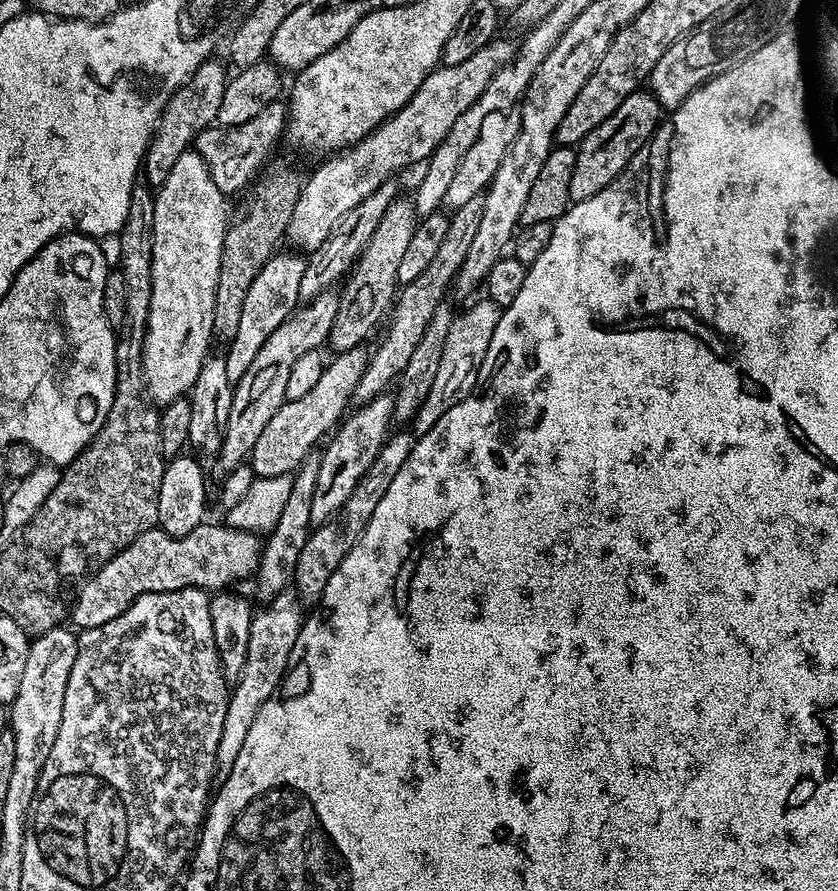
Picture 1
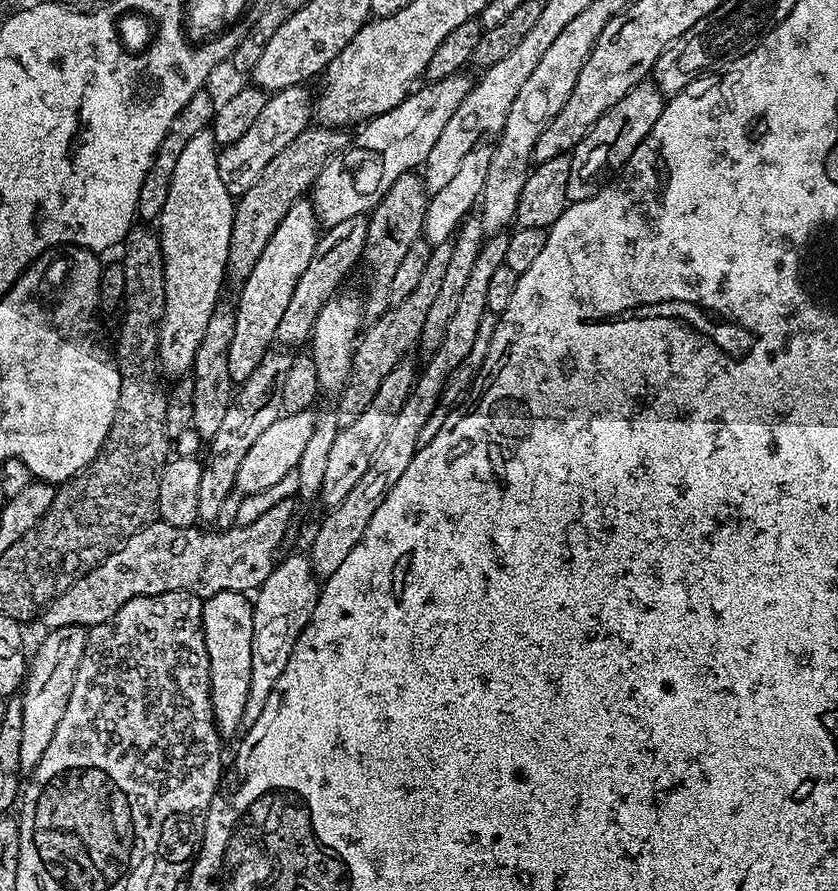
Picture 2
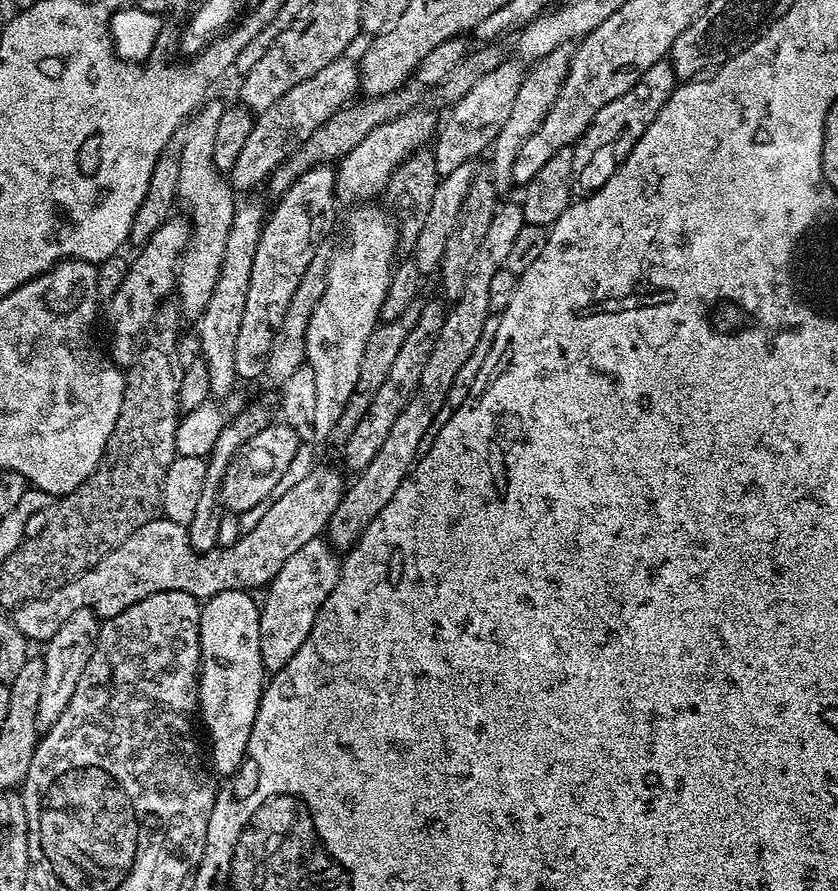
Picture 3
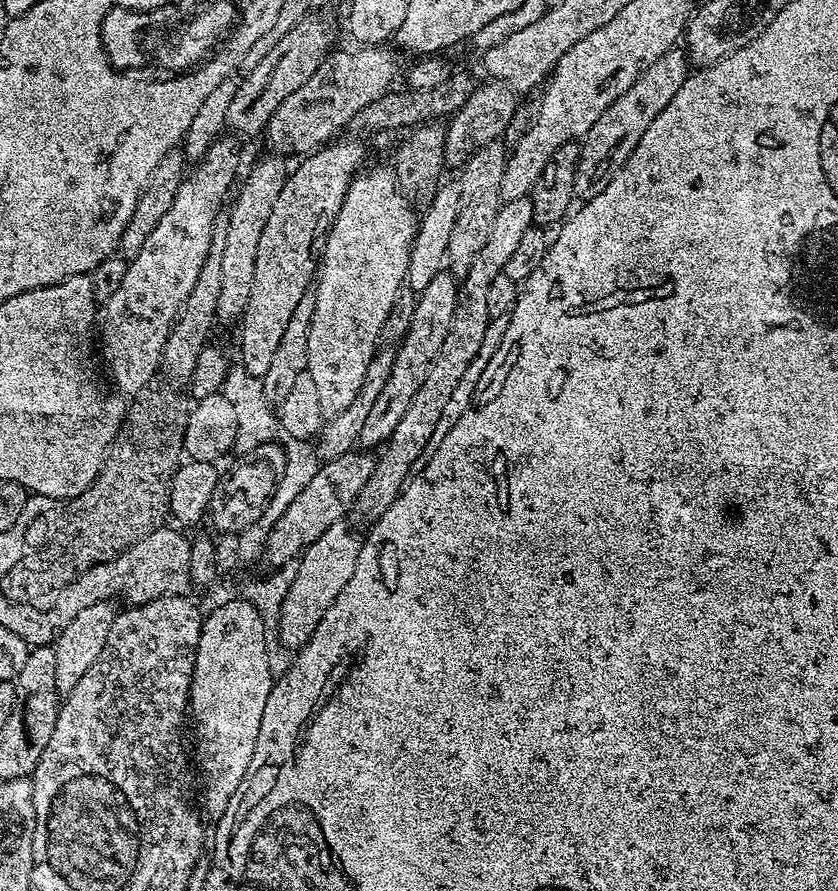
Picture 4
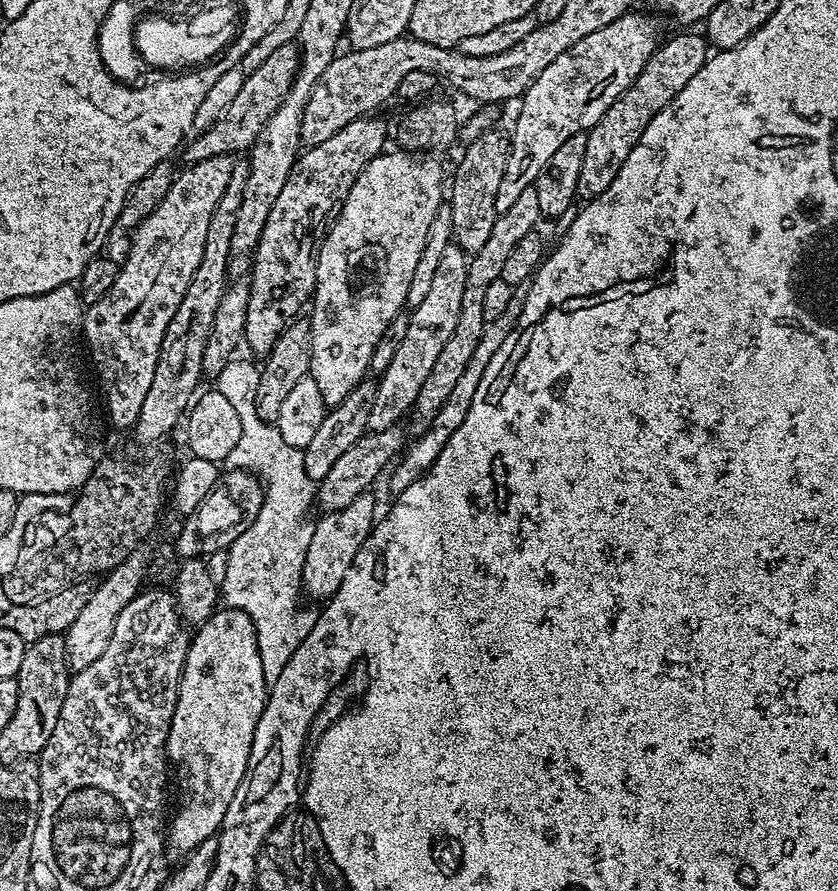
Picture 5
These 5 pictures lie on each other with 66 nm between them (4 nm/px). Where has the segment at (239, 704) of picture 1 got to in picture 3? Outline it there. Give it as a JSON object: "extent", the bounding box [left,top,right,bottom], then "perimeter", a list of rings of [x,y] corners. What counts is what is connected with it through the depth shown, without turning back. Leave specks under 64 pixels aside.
{"extent":[260,538,341,673],"perimeter":[[[317,538],[306,542],[302,550],[290,554],[290,558],[286,558],[286,566],[282,566],[271,584],[267,585],[260,610],[260,645],[265,673],[282,671],[286,662],[298,654],[298,646],[306,642],[316,615],[338,582],[341,563],[341,557],[327,539]]]}

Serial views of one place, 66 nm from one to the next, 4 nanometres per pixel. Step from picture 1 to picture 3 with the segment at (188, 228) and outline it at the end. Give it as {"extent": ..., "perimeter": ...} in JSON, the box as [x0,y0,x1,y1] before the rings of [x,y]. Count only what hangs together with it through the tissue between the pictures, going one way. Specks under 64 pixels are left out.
{"extent":[174,100,238,318],"perimeter":[[[211,100],[201,104],[187,121],[186,146],[182,146],[182,171],[178,174],[176,191],[179,207],[184,207],[183,215],[190,221],[191,228],[188,248],[180,257],[180,266],[176,270],[174,292],[177,297],[180,295],[181,310],[192,318],[199,317],[210,302],[210,294],[214,294],[214,282],[218,282],[222,256],[226,254],[226,236],[238,203],[231,183],[214,166],[214,137],[226,104],[225,101]]]}

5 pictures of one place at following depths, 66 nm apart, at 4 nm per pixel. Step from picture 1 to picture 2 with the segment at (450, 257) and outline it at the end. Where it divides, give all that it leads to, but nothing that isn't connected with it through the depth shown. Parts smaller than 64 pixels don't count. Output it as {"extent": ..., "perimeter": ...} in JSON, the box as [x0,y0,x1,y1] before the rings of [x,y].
{"extent":[334,243,451,428],"perimeter":[[[451,243],[435,245],[430,254],[430,262],[426,262],[426,271],[423,272],[418,286],[414,286],[413,292],[406,294],[406,298],[402,298],[402,302],[392,304],[387,312],[383,312],[378,319],[371,321],[363,329],[362,335],[356,341],[356,350],[352,353],[352,369],[348,375],[348,381],[344,383],[338,393],[340,401],[334,405],[336,423],[340,428],[350,426],[350,422],[354,422],[354,418],[358,418],[358,414],[362,414],[362,410],[366,410],[366,406],[370,406],[370,402],[374,402],[374,394],[378,394],[378,386],[382,386],[382,378],[386,378],[386,374],[390,374],[390,370],[394,370],[398,366],[398,362],[411,353],[408,352],[411,348],[415,349],[419,345],[422,326],[426,326],[426,314],[430,311],[430,306],[434,303],[438,290],[442,287],[442,277],[446,274],[446,264],[450,262],[451,254]]]}

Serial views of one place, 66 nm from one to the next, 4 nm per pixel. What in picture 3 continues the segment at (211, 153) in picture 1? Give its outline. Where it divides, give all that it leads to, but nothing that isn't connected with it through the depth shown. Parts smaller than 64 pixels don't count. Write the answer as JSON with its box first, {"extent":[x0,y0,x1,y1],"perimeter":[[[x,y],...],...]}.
{"extent":[230,58,358,194],"perimeter":[[[341,58],[330,62],[326,70],[318,70],[314,78],[306,78],[306,82],[298,82],[274,106],[259,113],[252,121],[250,138],[246,138],[246,146],[242,146],[242,154],[238,154],[238,162],[234,162],[230,173],[230,183],[237,193],[248,194],[260,183],[267,181],[278,165],[284,163],[289,156],[293,156],[331,116],[345,107],[358,92],[358,68],[348,58]]]}

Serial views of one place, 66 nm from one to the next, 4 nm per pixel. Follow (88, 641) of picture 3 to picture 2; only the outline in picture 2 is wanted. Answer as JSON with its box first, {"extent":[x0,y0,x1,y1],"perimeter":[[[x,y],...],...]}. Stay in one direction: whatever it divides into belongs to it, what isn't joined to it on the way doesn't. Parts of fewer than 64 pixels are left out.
{"extent":[20,624,88,774],"perimeter":[[[71,624],[70,626],[62,626],[61,628],[53,628],[43,633],[44,641],[36,648],[36,653],[31,653],[30,663],[28,666],[28,675],[25,679],[22,689],[22,758],[20,759],[21,773],[31,774],[38,766],[38,762],[42,762],[42,754],[46,754],[46,746],[50,746],[50,738],[54,738],[54,730],[58,730],[58,722],[62,722],[62,714],[66,714],[66,702],[70,702],[70,690],[74,690],[74,678],[78,674],[78,662],[82,662],[82,654],[86,650],[86,642],[88,641],[88,633],[81,625]]]}

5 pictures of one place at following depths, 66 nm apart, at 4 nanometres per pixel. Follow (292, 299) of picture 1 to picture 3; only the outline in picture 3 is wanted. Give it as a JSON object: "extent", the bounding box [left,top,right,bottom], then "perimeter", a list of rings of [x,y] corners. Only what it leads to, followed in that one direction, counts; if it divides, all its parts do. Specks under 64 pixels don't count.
{"extent":[234,164,338,380],"perimeter":[[[320,164],[306,170],[279,197],[276,209],[267,213],[264,229],[254,254],[254,270],[250,270],[250,290],[246,294],[246,310],[242,313],[242,327],[238,333],[238,343],[234,346],[234,370],[243,380],[256,380],[264,376],[268,365],[270,346],[286,306],[290,306],[290,297],[298,290],[302,274],[310,262],[318,255],[316,248],[324,236],[324,228],[332,224],[336,216],[338,201],[336,198],[335,167]]]}

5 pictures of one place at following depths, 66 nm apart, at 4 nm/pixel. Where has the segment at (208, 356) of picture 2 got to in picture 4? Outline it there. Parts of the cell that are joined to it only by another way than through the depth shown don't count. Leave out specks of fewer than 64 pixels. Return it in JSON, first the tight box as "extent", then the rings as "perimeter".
{"extent":[216,155,289,324],"perimeter":[[[267,155],[249,170],[248,177],[246,172],[239,181],[231,201],[233,204],[228,212],[228,221],[223,225],[226,238],[222,246],[222,287],[218,289],[216,303],[216,320],[219,323],[228,324],[231,320],[236,322],[243,317],[246,302],[250,302],[250,289],[254,287],[254,262],[258,262],[258,242],[262,239],[266,218],[270,218],[274,211],[274,202],[278,202],[278,194],[282,194],[282,186],[288,180],[289,165],[284,165],[279,155]]]}

